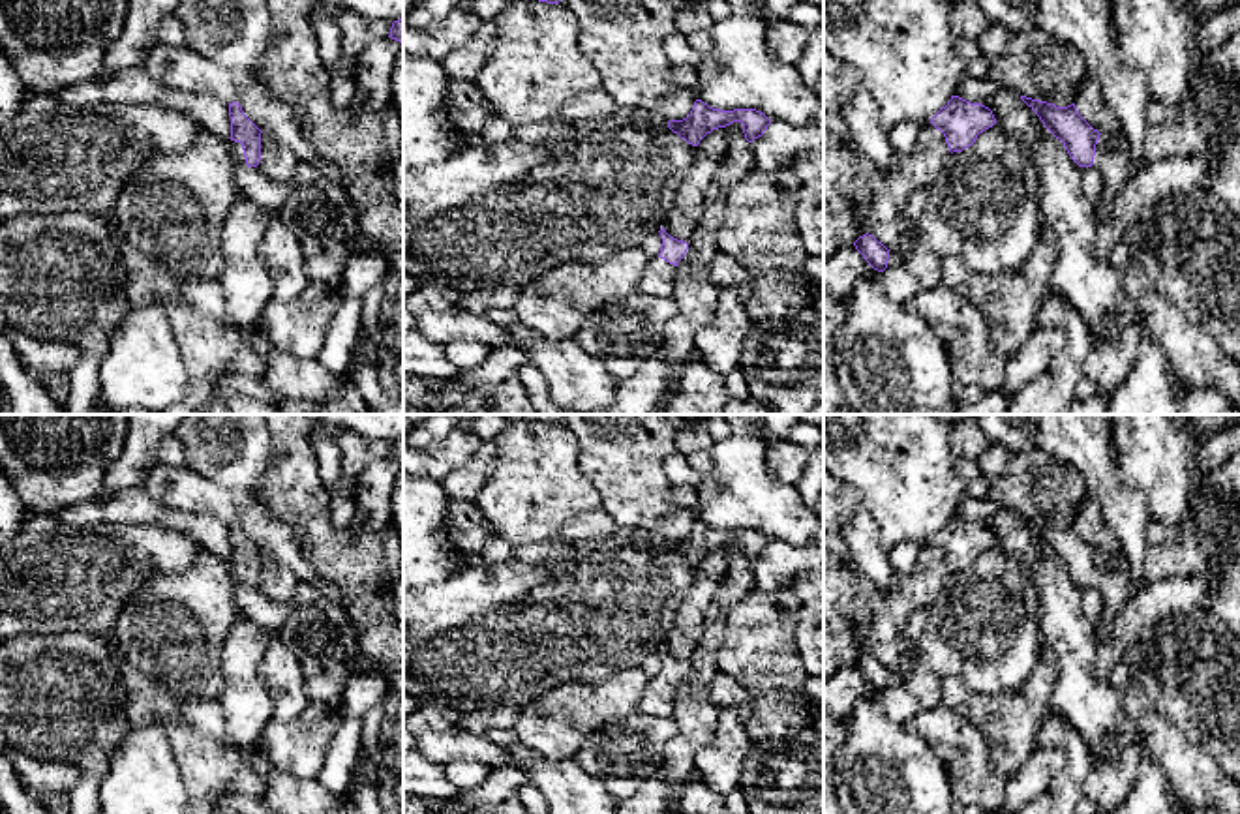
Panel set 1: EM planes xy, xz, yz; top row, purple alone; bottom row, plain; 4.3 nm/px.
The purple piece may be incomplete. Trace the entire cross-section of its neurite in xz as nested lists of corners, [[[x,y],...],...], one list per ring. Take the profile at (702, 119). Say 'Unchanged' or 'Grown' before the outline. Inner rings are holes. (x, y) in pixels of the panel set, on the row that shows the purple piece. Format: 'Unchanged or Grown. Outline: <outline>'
Unchanged. Outline: [[[696,99],[690,114],[683,120],[670,120],[668,128],[688,144],[698,146],[707,133],[733,122],[743,124],[743,133],[749,143],[762,137],[771,124],[771,120],[756,109],[720,111]]]

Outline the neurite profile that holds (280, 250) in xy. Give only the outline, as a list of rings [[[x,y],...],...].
[[[280,218],[268,223],[259,242],[259,255],[274,279],[274,298],[291,302],[315,291],[304,270],[300,244]]]

